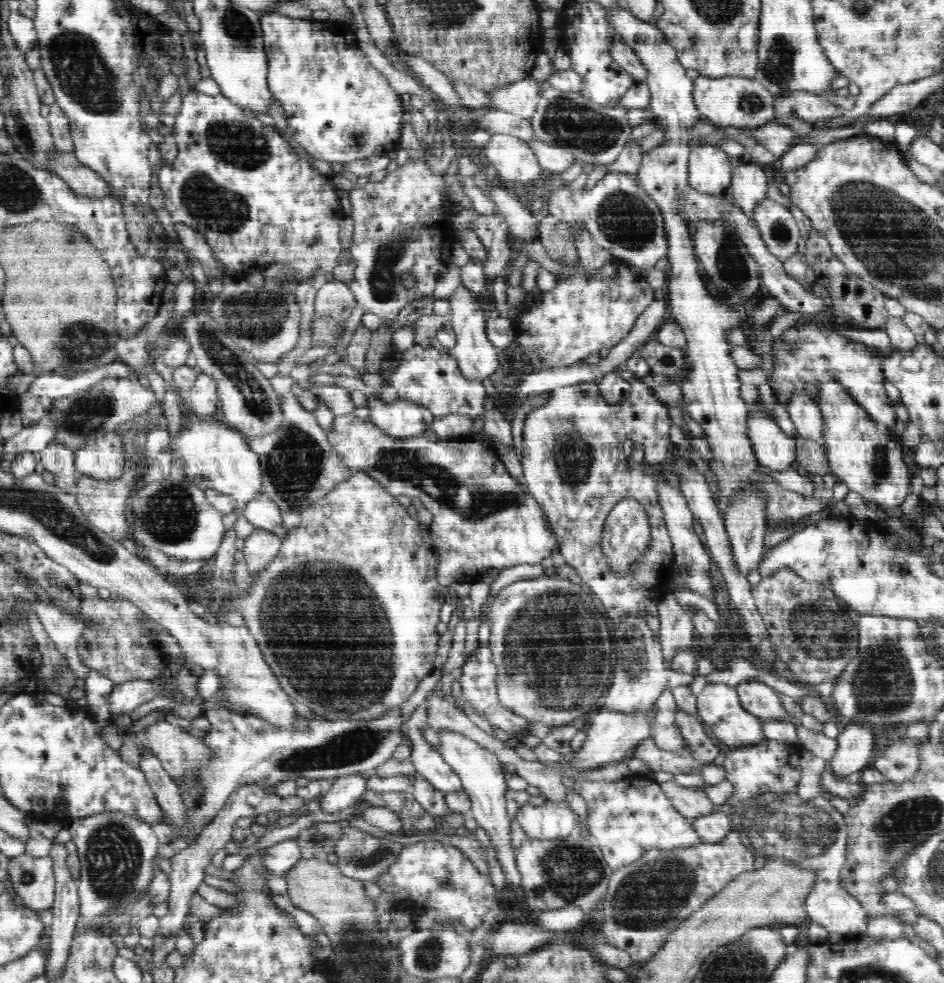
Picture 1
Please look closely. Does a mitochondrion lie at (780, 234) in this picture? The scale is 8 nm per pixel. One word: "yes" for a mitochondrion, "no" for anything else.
yes

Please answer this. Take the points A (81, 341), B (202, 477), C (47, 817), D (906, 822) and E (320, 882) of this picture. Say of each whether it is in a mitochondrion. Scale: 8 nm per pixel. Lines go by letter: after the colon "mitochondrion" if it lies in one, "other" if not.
A: mitochondrion
B: mitochondrion
C: other
D: mitochondrion
E: other

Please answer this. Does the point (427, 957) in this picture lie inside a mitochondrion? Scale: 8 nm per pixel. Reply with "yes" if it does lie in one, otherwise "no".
yes

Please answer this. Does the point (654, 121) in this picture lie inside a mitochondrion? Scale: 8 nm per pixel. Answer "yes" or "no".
no

